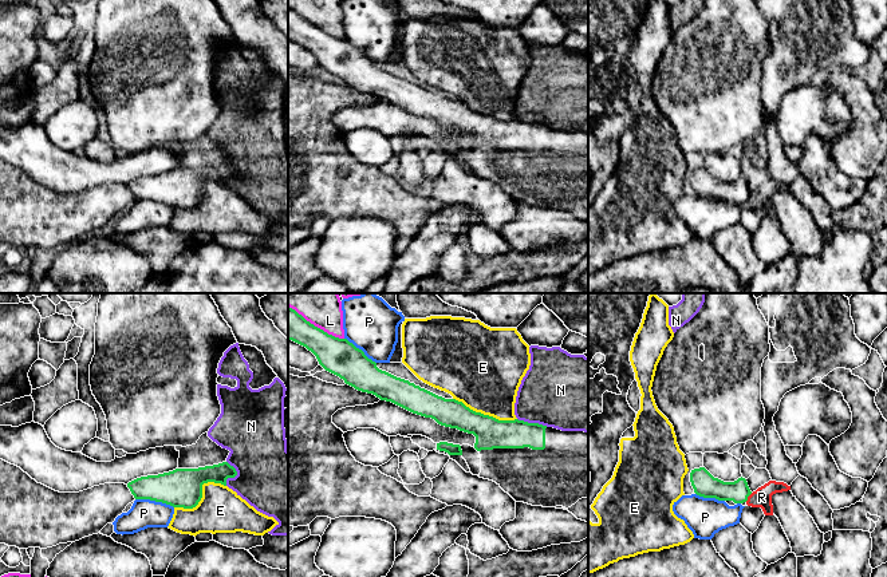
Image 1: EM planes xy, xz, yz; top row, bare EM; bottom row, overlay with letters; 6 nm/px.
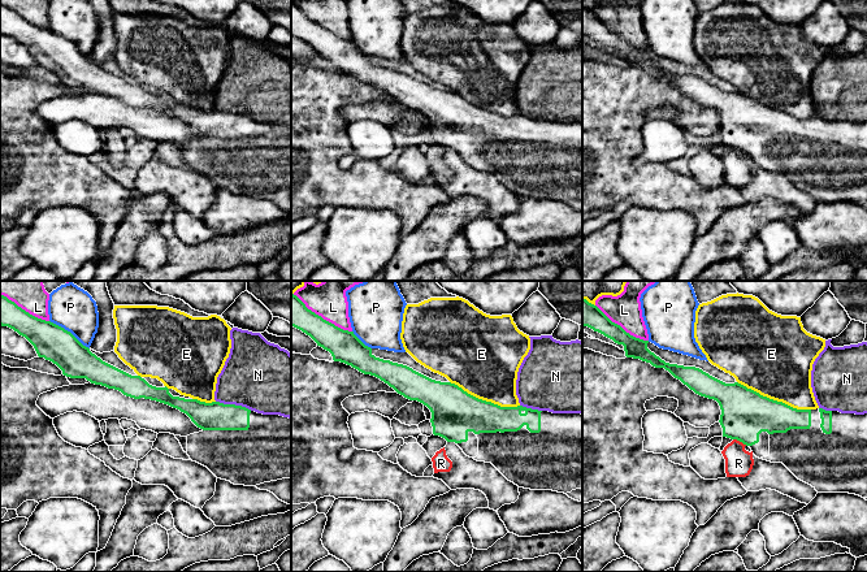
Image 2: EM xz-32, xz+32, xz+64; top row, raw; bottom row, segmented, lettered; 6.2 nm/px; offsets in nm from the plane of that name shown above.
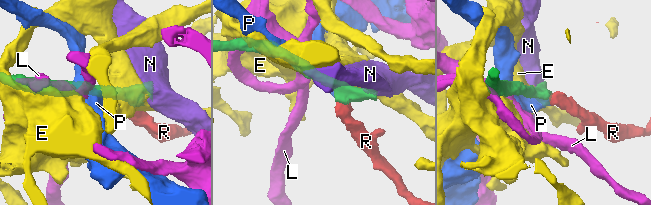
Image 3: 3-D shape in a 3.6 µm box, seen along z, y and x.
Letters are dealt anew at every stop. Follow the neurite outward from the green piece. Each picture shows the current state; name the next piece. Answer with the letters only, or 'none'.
none

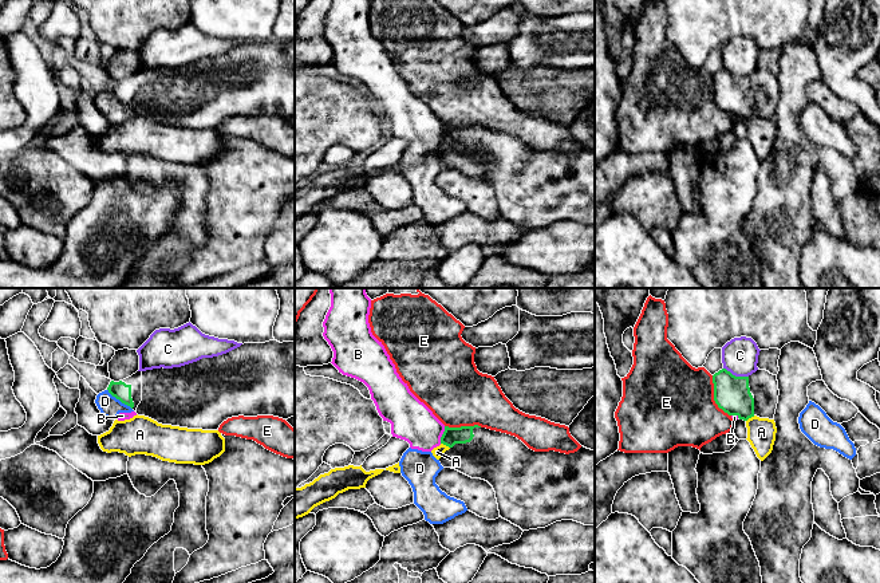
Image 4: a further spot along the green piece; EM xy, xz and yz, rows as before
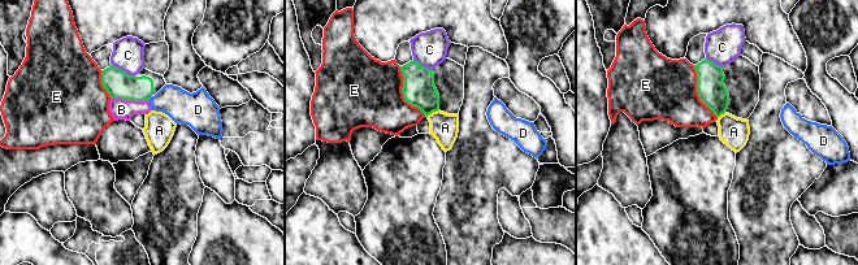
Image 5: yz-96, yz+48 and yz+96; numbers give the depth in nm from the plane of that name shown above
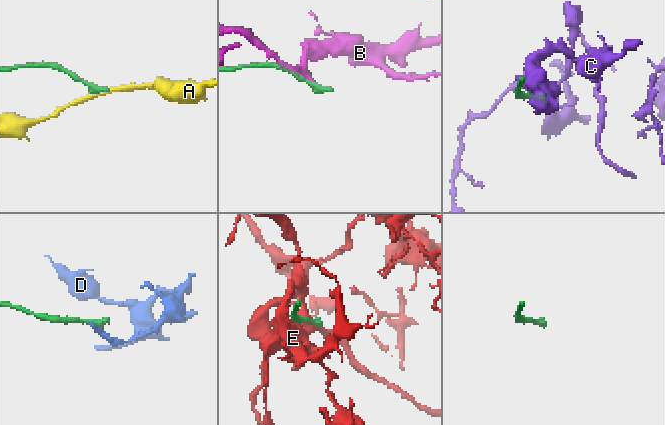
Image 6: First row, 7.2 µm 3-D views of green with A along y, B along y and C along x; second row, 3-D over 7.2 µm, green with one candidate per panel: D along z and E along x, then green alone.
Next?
none

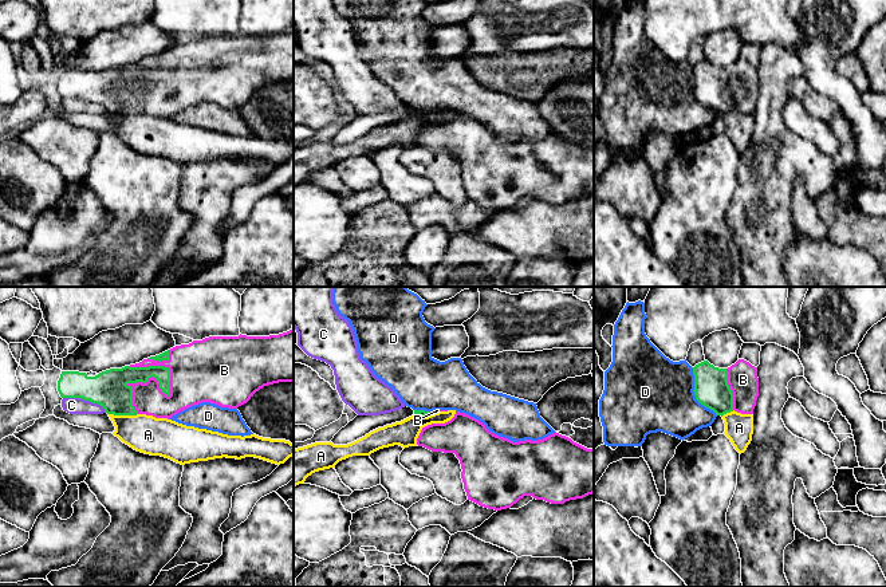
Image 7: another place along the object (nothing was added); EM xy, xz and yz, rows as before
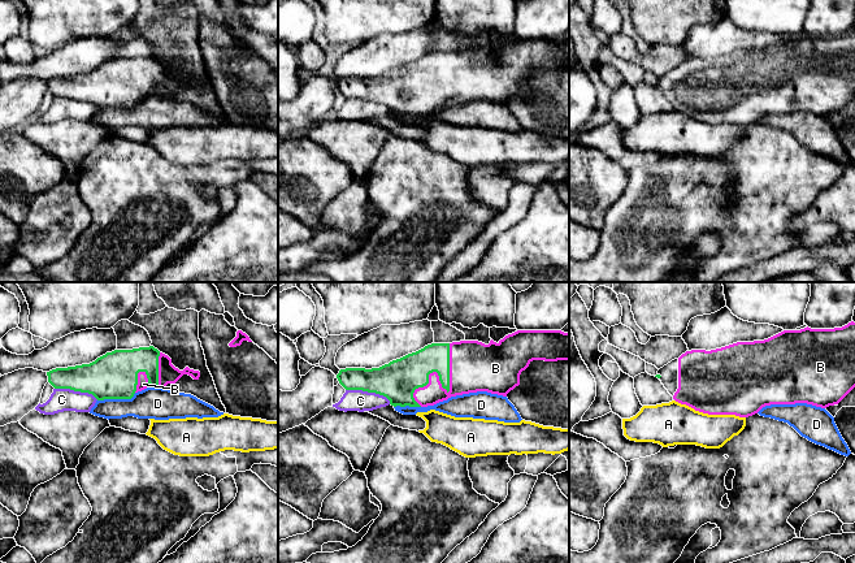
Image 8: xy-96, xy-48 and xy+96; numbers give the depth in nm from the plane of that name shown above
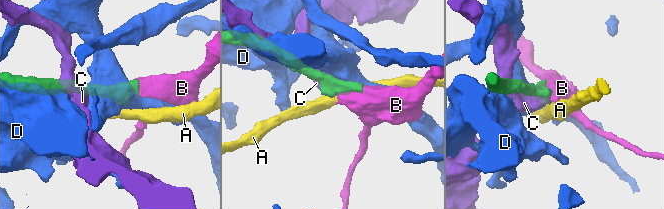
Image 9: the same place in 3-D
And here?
B

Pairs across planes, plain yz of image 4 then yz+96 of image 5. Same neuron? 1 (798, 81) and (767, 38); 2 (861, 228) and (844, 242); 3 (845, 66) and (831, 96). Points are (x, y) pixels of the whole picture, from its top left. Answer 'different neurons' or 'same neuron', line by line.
1: different neurons
2: same neuron
3: same neuron

